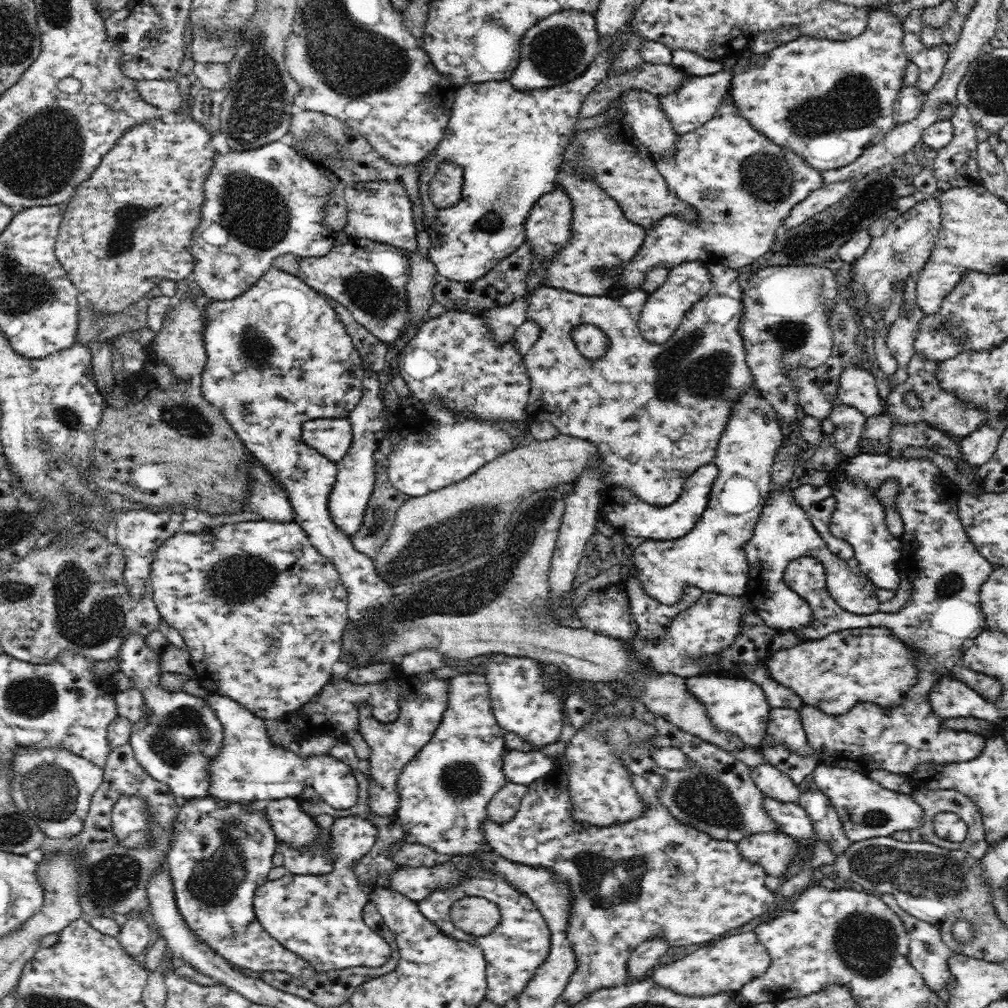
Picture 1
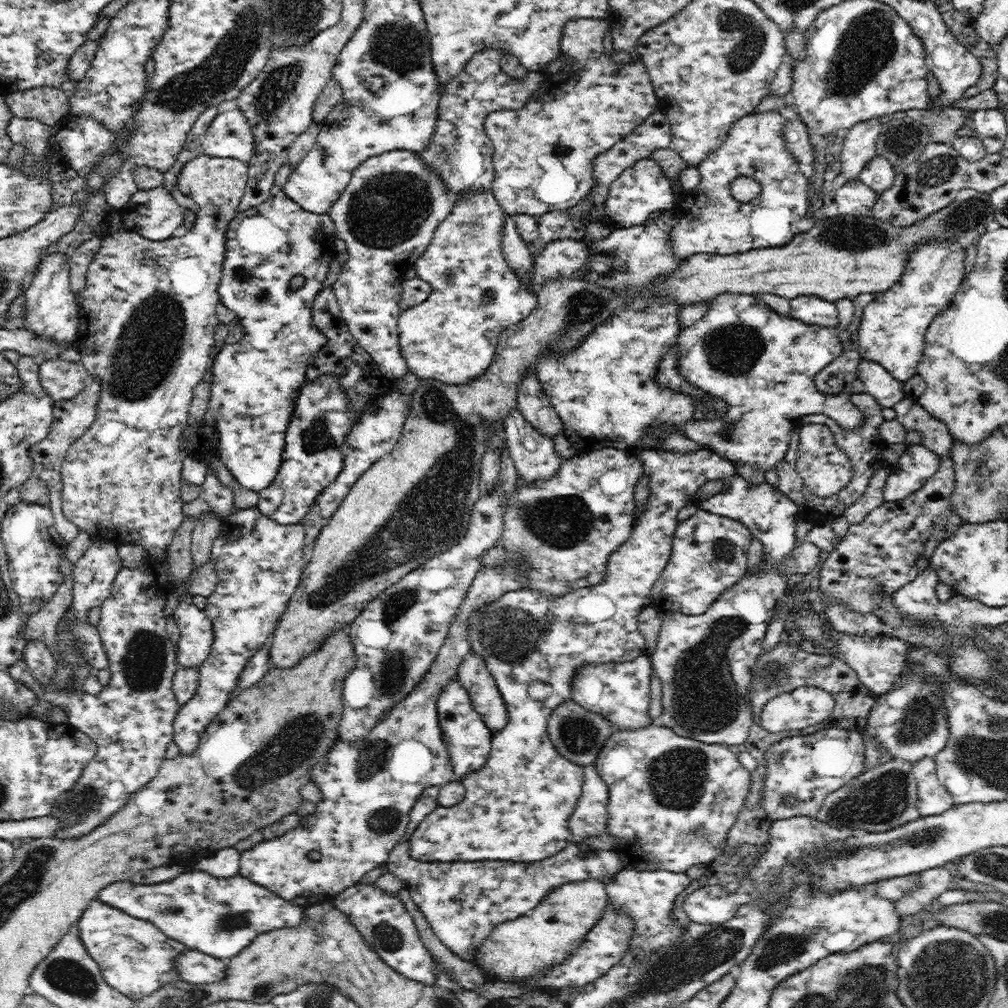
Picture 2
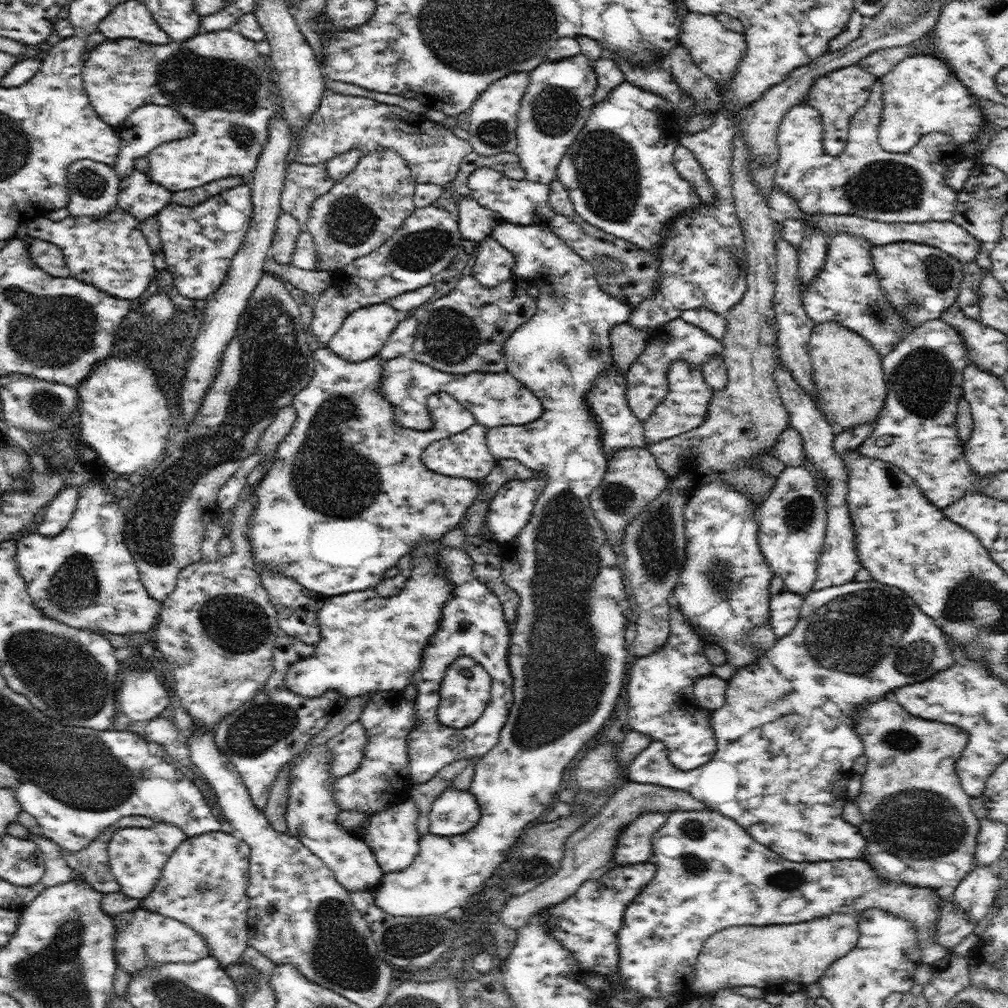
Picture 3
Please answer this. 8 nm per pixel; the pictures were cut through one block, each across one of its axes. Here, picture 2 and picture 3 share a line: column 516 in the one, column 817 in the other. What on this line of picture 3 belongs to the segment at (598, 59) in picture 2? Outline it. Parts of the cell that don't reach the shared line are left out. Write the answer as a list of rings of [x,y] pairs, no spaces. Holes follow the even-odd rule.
[[[876,78],[870,98],[852,116],[846,147],[838,157],[829,156],[823,148],[823,119],[820,114],[804,102],[790,109],[780,123],[776,139],[779,152],[779,165],[774,173],[776,187],[793,196],[801,211],[810,215],[856,215],[887,223],[951,221],[956,212],[958,193],[944,182],[944,177],[952,164],[966,157],[963,150],[956,148],[949,136],[939,132],[920,138],[917,147],[906,153],[890,153],[883,150],[878,134],[884,110],[882,94],[883,84]]]

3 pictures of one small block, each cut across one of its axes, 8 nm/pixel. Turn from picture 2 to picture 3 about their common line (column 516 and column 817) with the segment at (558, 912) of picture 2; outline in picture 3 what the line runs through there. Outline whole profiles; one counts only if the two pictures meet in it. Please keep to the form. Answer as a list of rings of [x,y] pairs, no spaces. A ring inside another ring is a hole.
[[[838,913],[830,916],[822,917],[821,919],[814,919],[806,921],[805,923],[785,924],[785,925],[766,925],[766,926],[744,926],[744,927],[728,927],[724,930],[718,930],[710,935],[704,941],[701,951],[697,956],[695,964],[694,980],[691,982],[688,992],[693,994],[714,994],[718,989],[732,989],[734,986],[756,986],[756,988],[763,988],[766,993],[788,993],[792,989],[804,989],[808,984],[818,982],[818,979],[824,974],[824,971],[836,960],[846,956],[856,945],[859,939],[859,915],[860,913]]]

